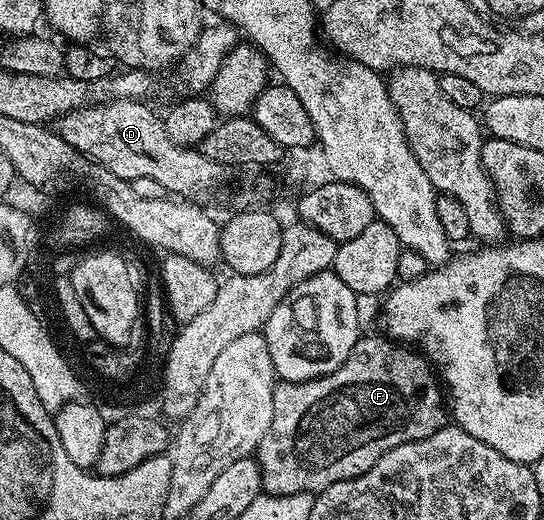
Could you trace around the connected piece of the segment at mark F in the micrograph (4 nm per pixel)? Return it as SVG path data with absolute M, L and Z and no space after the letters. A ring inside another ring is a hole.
M373 334L362 335L355 342L351 354L347 354L347 358L343 362L343 366L339 366L339 370L314 380L299 382L298 384L281 380L274 387L271 426L267 430L265 437L259 442L255 453L255 459L261 471L262 493L271 496L286 496L287 494L303 494L304 492L312 492L314 494L322 492L327 490L327 486L335 486L335 482L354 480L359 474L371 470L371 466L375 466L375 462L379 462L379 458L383 458L383 454L387 454L387 450L395 450L395 446L403 446L407 442L419 442L423 438L431 438L431 434L435 434L440 428L446 427L447 404L443 399L443 388L439 383L439 377L433 365L421 355L420 351L414 350L412 347L396 340L391 340L384 334L378 334L378 336L369 335Z

